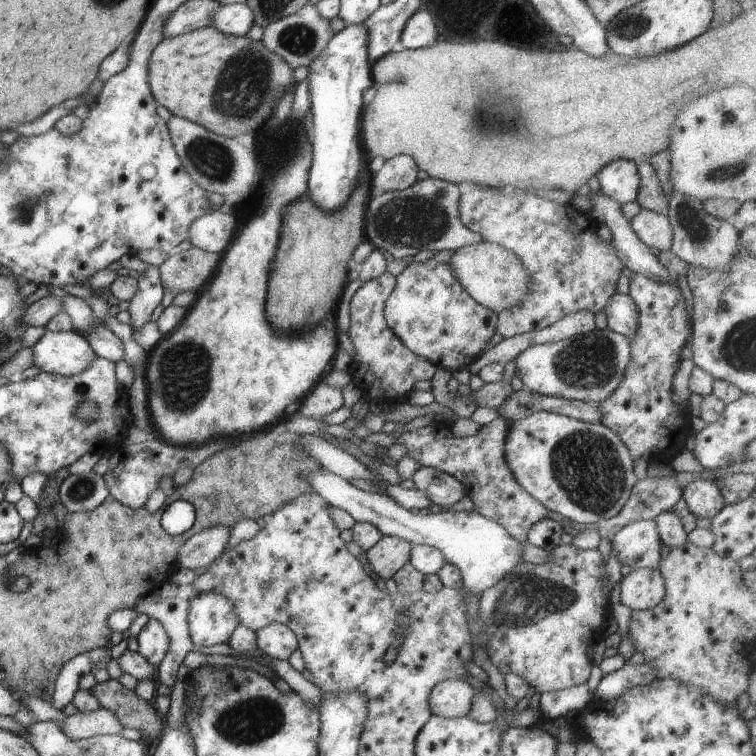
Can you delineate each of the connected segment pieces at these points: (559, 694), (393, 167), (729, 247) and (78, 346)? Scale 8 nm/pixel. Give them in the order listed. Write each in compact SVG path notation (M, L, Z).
M586 682L557 691L546 691L539 698L539 709L546 720L558 721L569 711L581 710L590 706L593 694L587 690Z
M396 155L385 159L380 170L372 176L371 187L385 191L401 191L416 180L417 164L411 156Z
M672 192L667 202L668 208L665 216L672 231L670 252L687 265L710 272L725 271L740 252L740 234L733 229L730 221L707 215L702 210L701 202L692 197Z
M47 331L31 346L31 365L40 373L69 377L84 371L95 356L75 332Z

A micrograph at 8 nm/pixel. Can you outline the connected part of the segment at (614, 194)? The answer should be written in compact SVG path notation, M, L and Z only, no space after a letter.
M620 159L603 166L593 181L601 195L611 198L619 205L636 201L639 182L634 162Z

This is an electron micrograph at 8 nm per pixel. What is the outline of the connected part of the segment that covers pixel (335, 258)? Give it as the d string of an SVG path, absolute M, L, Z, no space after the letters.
M357 186L352 190L350 196L347 198L347 201L335 211L325 211L322 210L320 207L314 205L314 203L310 200L309 196L305 194L303 198L295 198L293 202L289 202L287 204L287 210L285 212L281 212L280 218L280 228L279 228L279 235L278 235L278 242L276 243L276 252L274 253L273 259L270 263L270 272L268 273L268 280L266 283L267 286L267 304L265 304L265 316L267 316L267 320L271 322L271 328L275 328L275 330L279 330L279 332L283 332L283 330L287 330L287 332L291 332L291 330L303 330L303 328L311 329L314 327L319 318L322 320L326 316L333 316L336 310L338 299L343 292L343 288L346 285L347 280L347 271L350 267L350 257L354 252L355 248L362 242L365 238L363 232L364 226L364 213L366 210L366 204L369 200L369 191L370 187L363 187L363 190Z

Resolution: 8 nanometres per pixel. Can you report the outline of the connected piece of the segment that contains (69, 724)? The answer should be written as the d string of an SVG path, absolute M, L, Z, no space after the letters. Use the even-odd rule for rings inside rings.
M97 706L90 714L74 713L63 718L60 732L67 739L77 741L94 735L117 735L123 728L108 709Z

